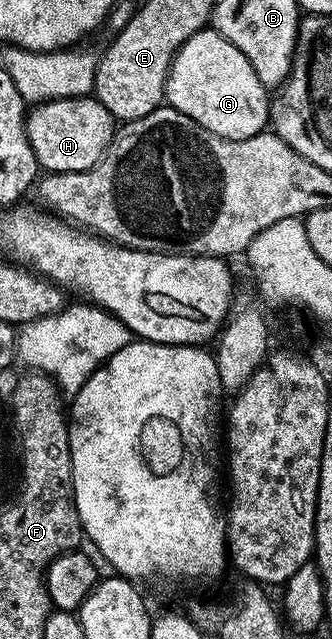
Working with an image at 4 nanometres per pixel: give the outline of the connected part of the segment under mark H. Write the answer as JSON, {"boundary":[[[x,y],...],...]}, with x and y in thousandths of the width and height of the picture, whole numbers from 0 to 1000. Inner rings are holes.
{"boundary":[[[280,152],[160,155],[87,169],[78,207],[130,269],[262,268],[292,258],[331,232],[349,210],[349,188],[304,158]]]}

